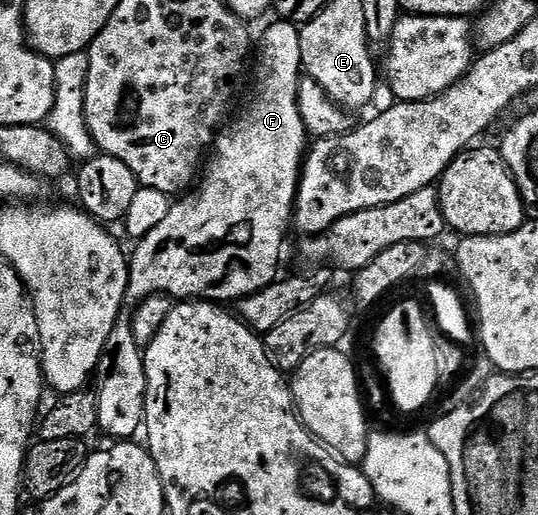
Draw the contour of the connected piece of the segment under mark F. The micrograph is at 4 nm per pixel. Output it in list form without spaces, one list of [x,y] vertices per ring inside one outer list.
[[[276,19],[274,23],[264,30],[263,41],[260,44],[258,41],[257,44],[259,65],[256,68],[254,65],[253,68],[256,96],[252,98],[251,105],[240,114],[239,120],[232,119],[215,137],[213,151],[205,164],[205,175],[198,181],[197,187],[182,198],[176,199],[166,217],[144,237],[139,238],[134,245],[135,253],[130,253],[131,273],[123,299],[124,308],[119,312],[113,326],[113,334],[109,334],[109,339],[105,341],[105,350],[101,354],[97,369],[98,431],[107,436],[115,436],[111,438],[116,441],[126,441],[134,437],[131,435],[138,428],[140,431],[144,427],[147,379],[145,366],[140,359],[141,348],[136,344],[131,329],[132,310],[145,302],[145,298],[160,294],[178,298],[183,302],[238,302],[243,297],[269,287],[277,280],[275,271],[279,268],[279,255],[283,252],[283,235],[287,232],[287,224],[289,228],[293,220],[299,175],[303,172],[305,153],[309,148],[309,133],[297,106],[299,82],[303,72],[299,28],[289,20]]]

